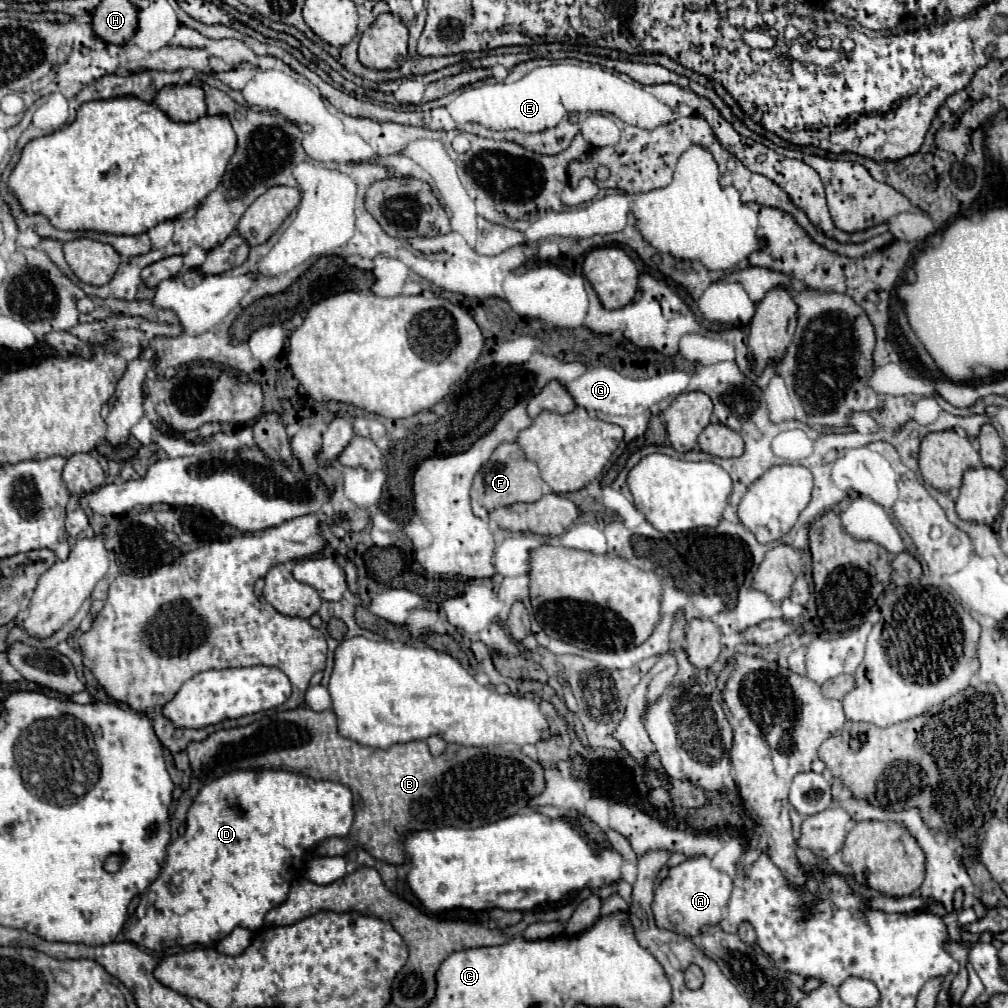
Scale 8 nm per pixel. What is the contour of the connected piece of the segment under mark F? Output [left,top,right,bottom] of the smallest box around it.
[472,442,544,518]

